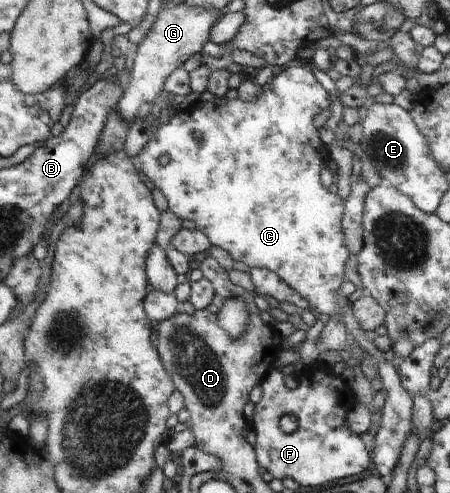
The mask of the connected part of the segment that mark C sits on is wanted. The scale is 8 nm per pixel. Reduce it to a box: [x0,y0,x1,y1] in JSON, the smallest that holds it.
[138,60,413,477]

